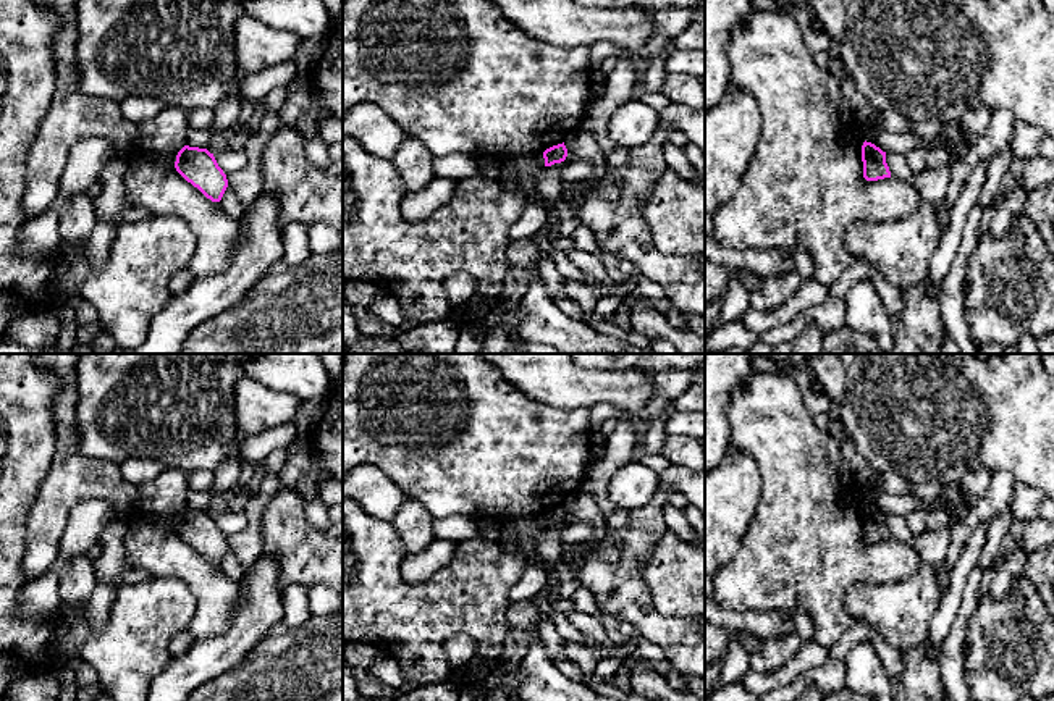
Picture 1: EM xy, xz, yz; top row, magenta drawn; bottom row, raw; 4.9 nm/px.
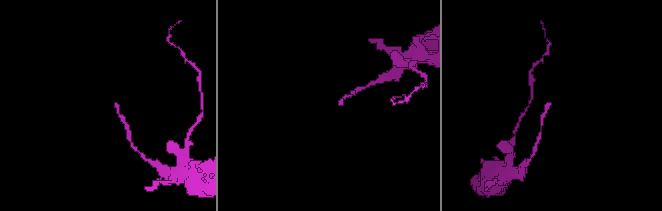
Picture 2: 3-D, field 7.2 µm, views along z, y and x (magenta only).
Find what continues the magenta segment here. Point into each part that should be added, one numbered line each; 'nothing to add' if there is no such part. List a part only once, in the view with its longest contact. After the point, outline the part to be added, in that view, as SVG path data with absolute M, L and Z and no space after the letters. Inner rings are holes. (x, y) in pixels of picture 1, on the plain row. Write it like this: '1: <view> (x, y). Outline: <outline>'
nothing to add

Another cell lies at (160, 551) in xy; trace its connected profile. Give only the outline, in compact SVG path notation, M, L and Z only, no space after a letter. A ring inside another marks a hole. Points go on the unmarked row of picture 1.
M128 517L124 557L134 569L150 575L183 580L196 596L196 612L188 627L194 640L218 636L231 619L239 585L228 578L220 564L212 564L188 544L175 528L162 528L142 518Z

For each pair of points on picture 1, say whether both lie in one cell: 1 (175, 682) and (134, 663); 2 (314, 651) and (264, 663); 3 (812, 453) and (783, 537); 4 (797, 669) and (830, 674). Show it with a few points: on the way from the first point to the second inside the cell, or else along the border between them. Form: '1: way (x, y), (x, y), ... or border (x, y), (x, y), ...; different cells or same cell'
1: border (173, 656), (149, 684); different cells
2: way (301, 663), (277, 663); same cell
3: way (807, 474), (807, 512), (804, 516); same cell
4: border (830, 656), (788, 684); different cells

